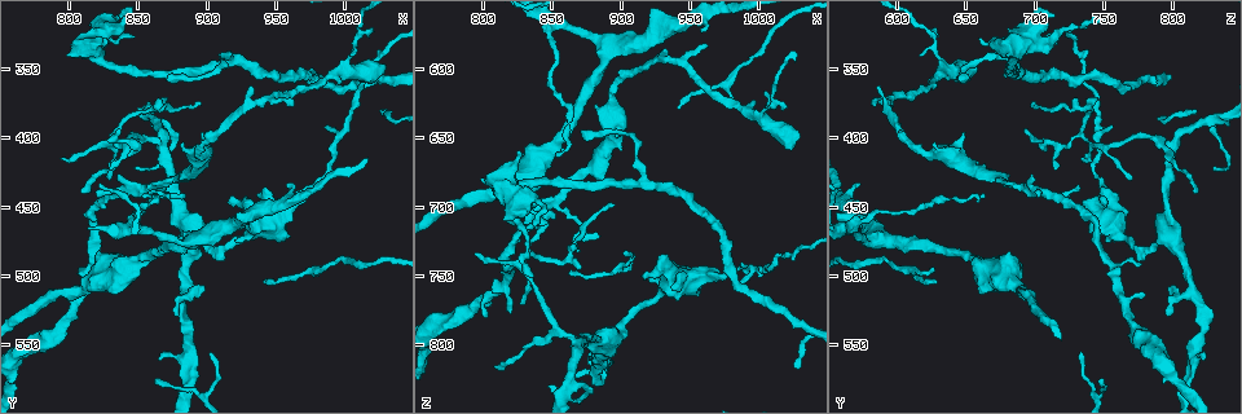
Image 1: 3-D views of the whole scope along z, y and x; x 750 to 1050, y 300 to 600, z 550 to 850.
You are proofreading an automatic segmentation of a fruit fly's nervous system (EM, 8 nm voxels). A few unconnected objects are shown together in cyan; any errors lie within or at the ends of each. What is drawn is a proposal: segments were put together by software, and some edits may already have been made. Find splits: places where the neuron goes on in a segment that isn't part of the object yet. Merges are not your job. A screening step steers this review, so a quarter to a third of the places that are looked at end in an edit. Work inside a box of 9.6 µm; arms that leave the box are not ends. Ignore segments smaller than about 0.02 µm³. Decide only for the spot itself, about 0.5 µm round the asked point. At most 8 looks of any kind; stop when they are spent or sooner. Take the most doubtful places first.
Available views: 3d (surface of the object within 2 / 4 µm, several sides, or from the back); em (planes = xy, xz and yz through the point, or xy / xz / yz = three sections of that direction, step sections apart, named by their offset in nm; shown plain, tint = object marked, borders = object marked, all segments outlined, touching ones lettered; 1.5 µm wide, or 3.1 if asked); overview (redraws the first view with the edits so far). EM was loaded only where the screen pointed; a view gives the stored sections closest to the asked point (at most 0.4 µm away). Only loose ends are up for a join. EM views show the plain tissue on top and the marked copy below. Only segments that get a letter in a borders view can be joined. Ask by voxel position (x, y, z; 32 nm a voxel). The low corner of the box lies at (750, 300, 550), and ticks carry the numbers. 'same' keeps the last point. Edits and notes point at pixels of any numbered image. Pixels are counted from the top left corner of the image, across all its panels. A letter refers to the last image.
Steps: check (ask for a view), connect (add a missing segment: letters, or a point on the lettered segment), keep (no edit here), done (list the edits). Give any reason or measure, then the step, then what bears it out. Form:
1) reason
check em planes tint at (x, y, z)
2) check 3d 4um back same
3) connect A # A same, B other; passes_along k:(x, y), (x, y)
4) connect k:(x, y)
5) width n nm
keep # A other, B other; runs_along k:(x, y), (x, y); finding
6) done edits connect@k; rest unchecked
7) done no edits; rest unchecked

an open end
check em planes borders at (826, 330, 662)

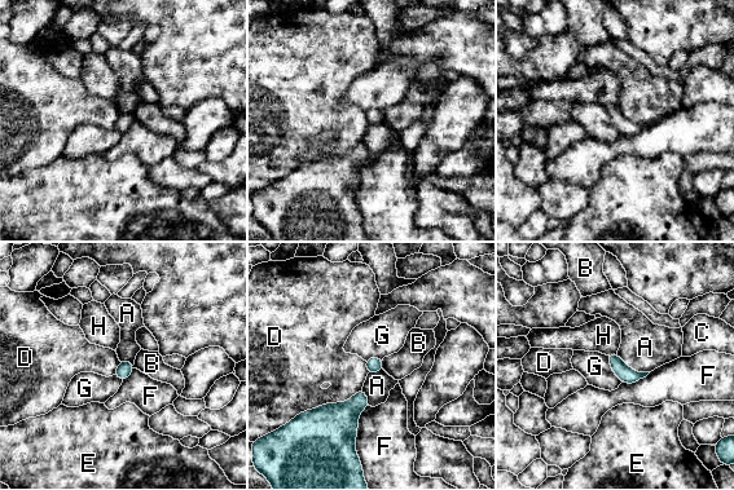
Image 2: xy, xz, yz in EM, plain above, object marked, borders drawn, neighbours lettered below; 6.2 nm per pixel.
longest_contact D 440 nm
keep # A other, B other, C other, D other, E other, F other, G other, H other; none of them fits

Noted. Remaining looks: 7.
branch stops here
check 3d 4um at (886, 444, 722)

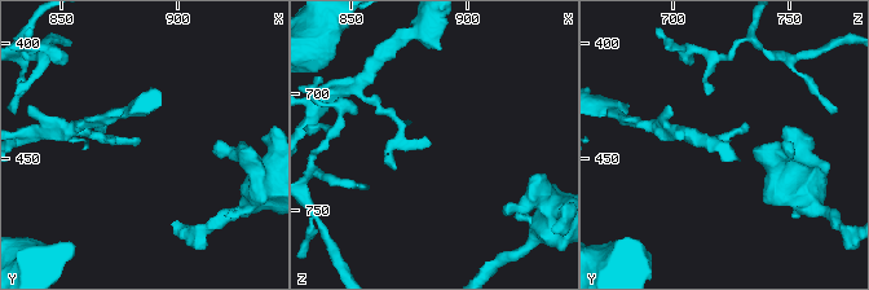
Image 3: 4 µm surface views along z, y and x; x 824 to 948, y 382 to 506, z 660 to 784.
check em planes borders at (885, 441, 723)

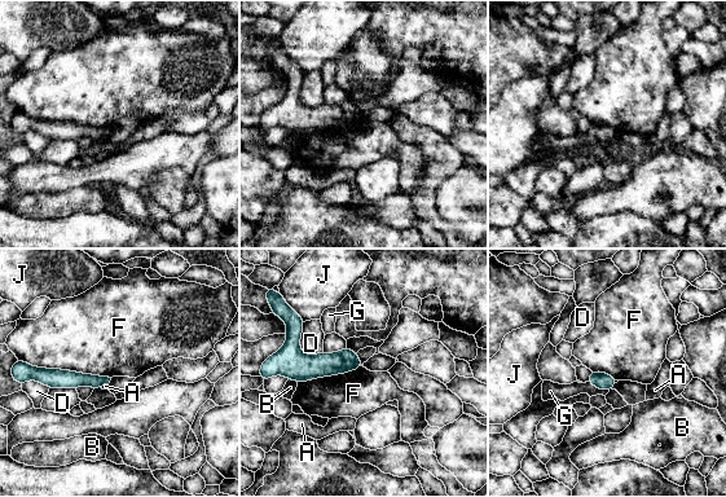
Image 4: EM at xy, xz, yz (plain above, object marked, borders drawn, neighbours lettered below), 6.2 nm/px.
keep # A other, B other, D other, F other, G other, J other; none of them fits

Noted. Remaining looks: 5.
branch stops here
check 3d 4um at (810, 438, 816)

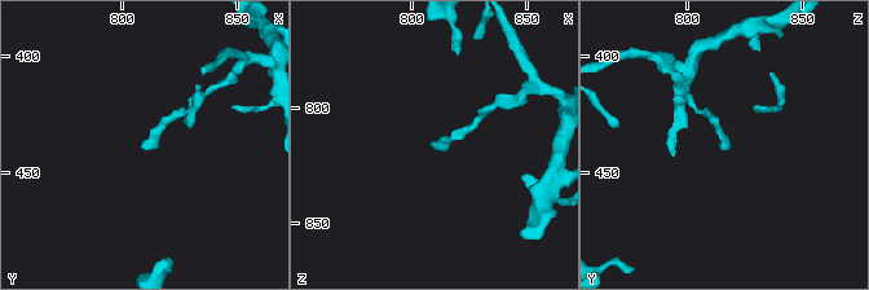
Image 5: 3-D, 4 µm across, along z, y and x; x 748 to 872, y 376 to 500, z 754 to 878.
shape alone is not enough
check em xz step 8 borders at (810, 438, 816)

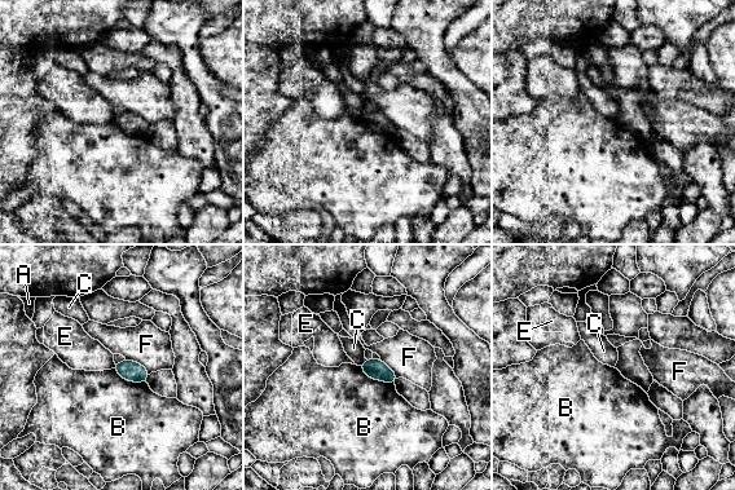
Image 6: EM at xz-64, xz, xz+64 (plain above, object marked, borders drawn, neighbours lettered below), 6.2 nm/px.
keep # A other, B other, C other, E other, F other; border 6:(359, 366), (370, 378), (394, 384); no lettered segment goes on from it

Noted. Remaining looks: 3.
done no edits; rest unchecked

